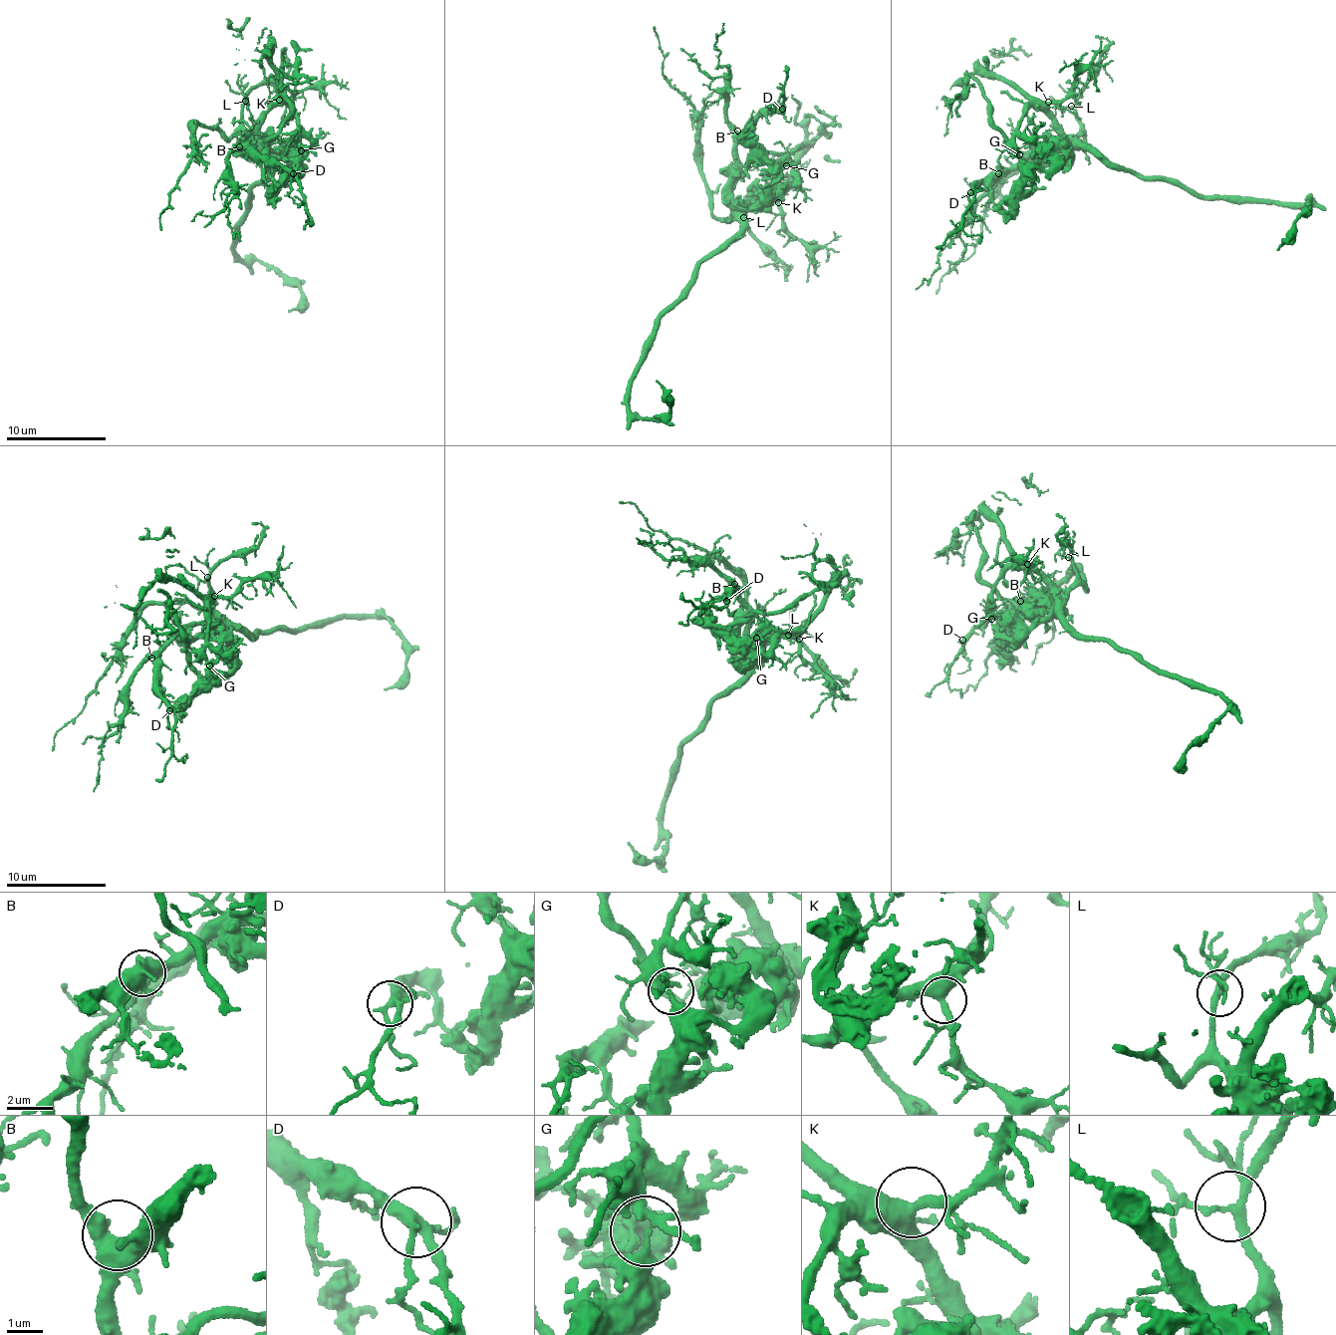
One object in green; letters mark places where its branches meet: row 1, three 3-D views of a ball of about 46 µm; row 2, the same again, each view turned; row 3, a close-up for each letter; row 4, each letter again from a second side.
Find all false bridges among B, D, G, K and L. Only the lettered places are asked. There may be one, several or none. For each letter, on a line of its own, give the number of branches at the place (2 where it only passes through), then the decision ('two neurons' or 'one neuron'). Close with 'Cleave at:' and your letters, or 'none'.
B: 3 branches meet; one neuron
D: 4 branches meet; one neuron
G: 3 branches meet; two neurons
K: 3 branches meet; one neuron
L: 4 branches meet; one neuron
Cleave at: G

